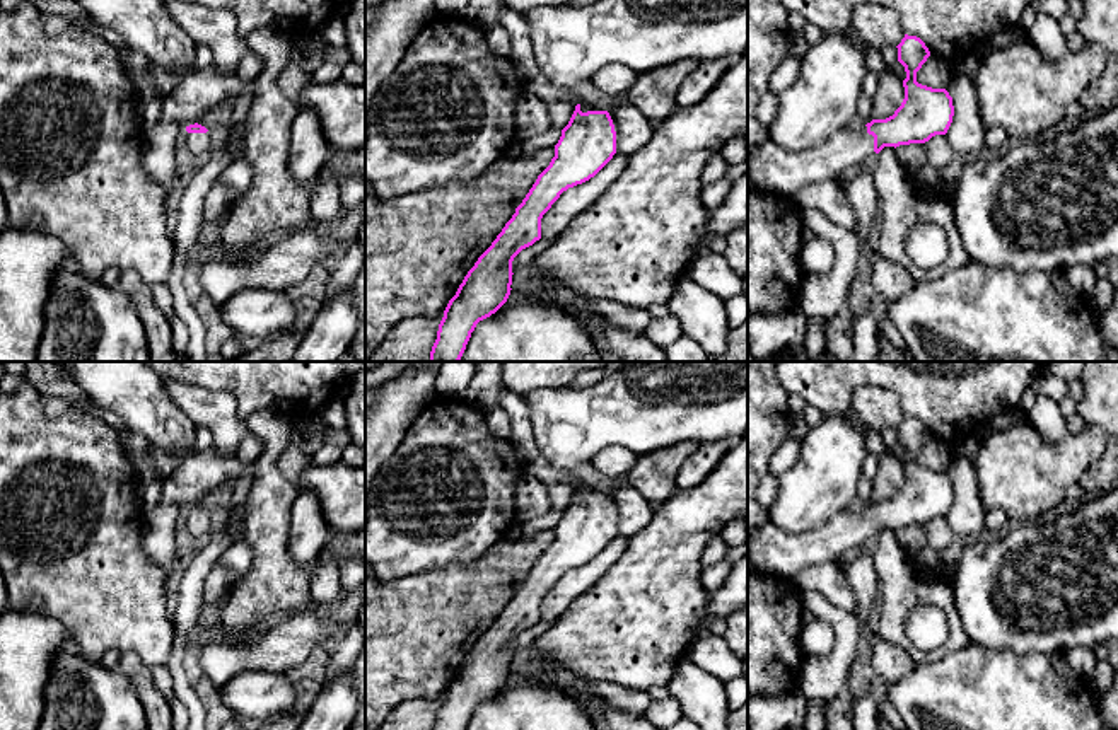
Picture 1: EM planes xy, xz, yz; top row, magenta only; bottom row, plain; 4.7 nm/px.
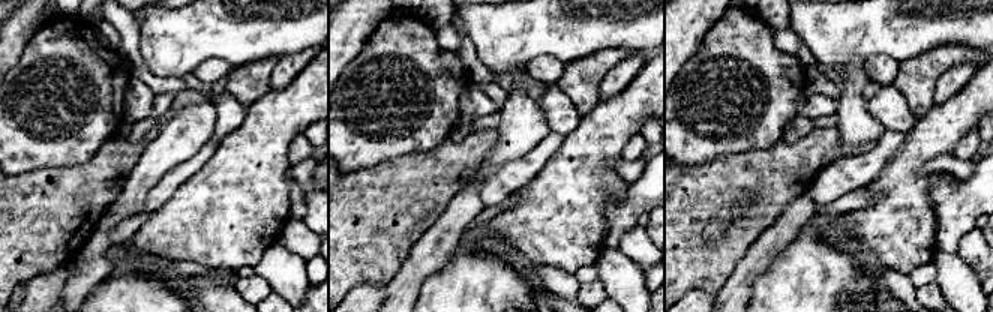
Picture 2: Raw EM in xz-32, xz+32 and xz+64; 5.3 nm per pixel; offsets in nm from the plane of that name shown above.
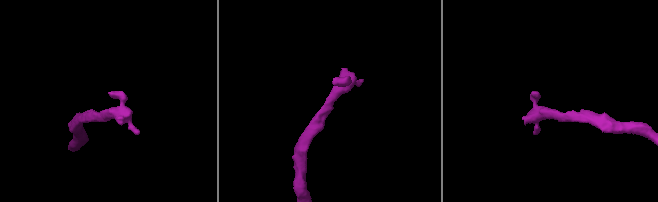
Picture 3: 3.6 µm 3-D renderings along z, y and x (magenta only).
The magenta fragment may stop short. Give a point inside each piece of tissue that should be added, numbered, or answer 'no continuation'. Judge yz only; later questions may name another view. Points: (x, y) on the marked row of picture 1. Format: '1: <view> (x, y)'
1: yz (772, 168)

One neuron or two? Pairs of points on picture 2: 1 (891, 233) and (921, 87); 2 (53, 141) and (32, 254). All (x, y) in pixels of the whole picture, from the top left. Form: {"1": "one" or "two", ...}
{"1": "two", "2": "two"}

